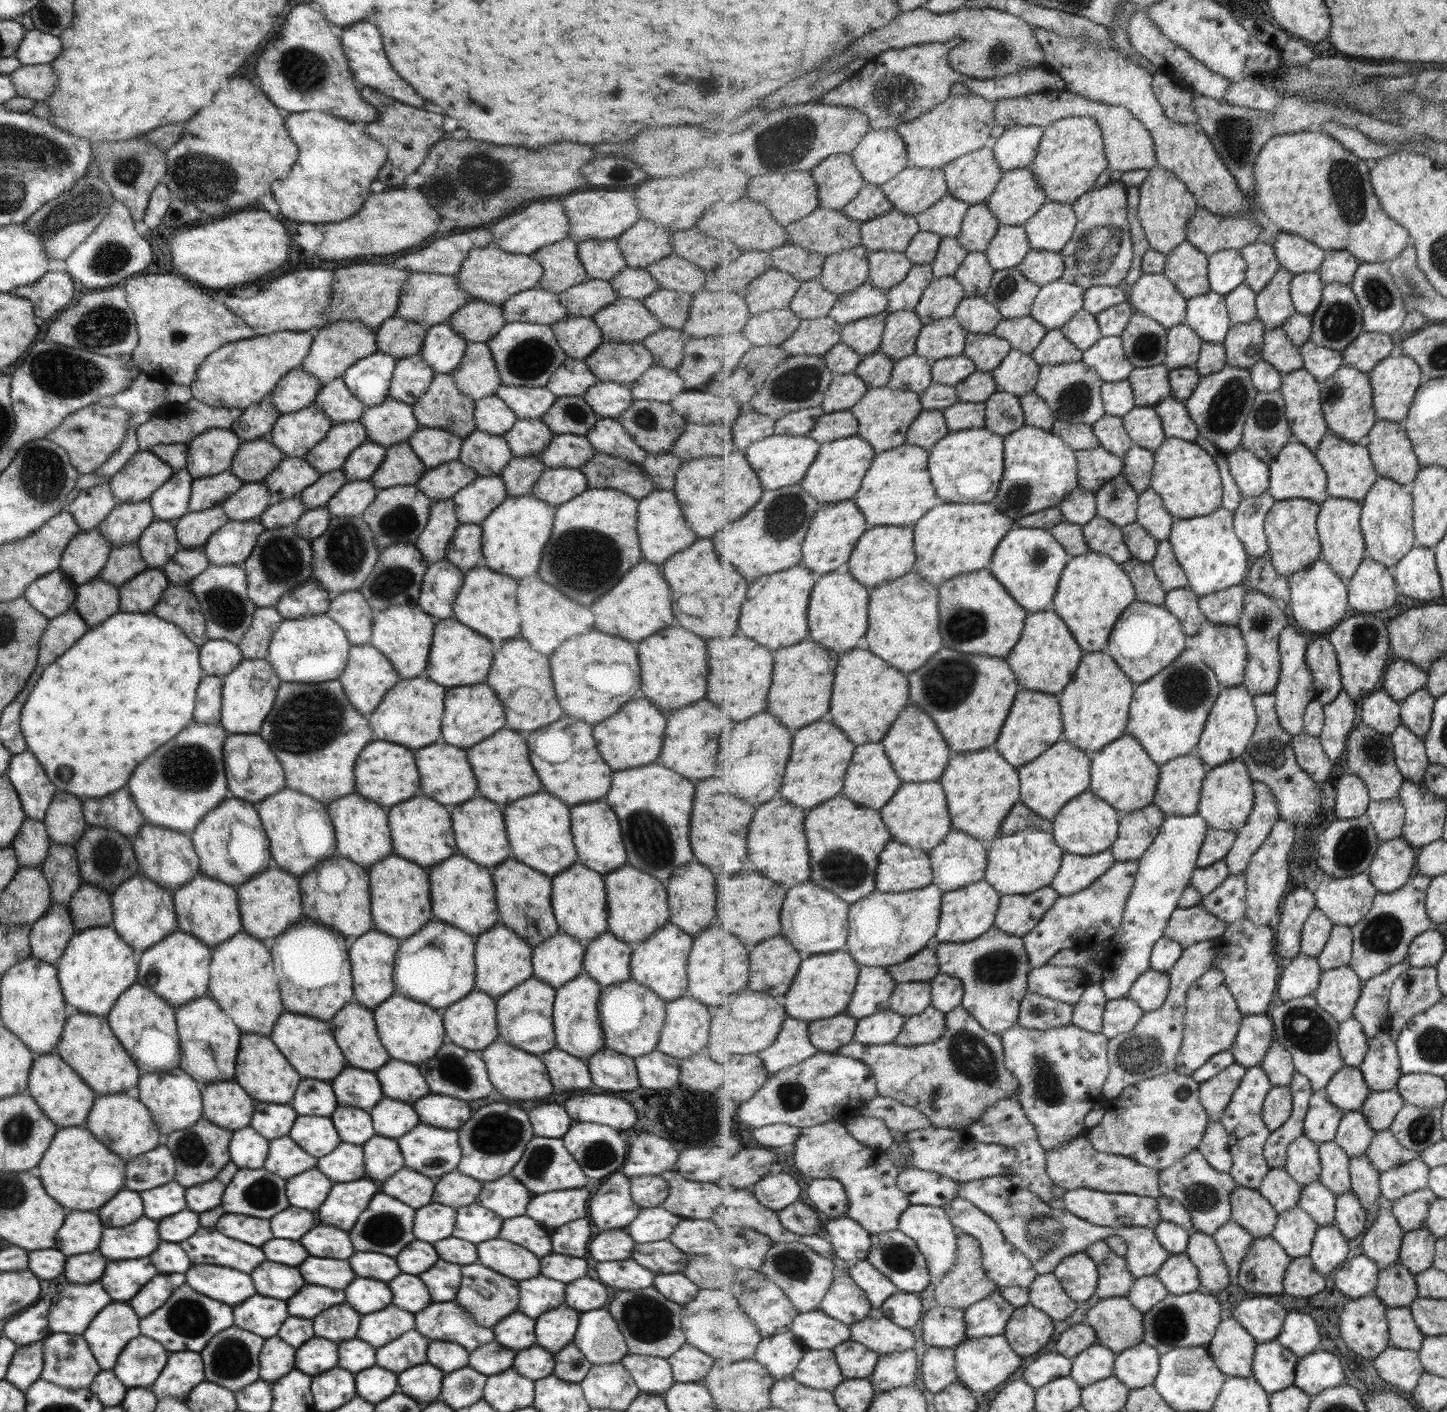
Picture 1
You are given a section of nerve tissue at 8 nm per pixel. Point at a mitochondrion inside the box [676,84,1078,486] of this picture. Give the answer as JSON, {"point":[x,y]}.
{"point":[793,144]}

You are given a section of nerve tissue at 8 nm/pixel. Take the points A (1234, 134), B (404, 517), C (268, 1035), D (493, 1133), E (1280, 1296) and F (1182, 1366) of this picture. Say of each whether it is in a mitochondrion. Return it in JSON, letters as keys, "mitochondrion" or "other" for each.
{"A":"mitochondrion","B":"mitochondrion","C":"other","D":"mitochondrion","E":"other","F":"mitochondrion"}

